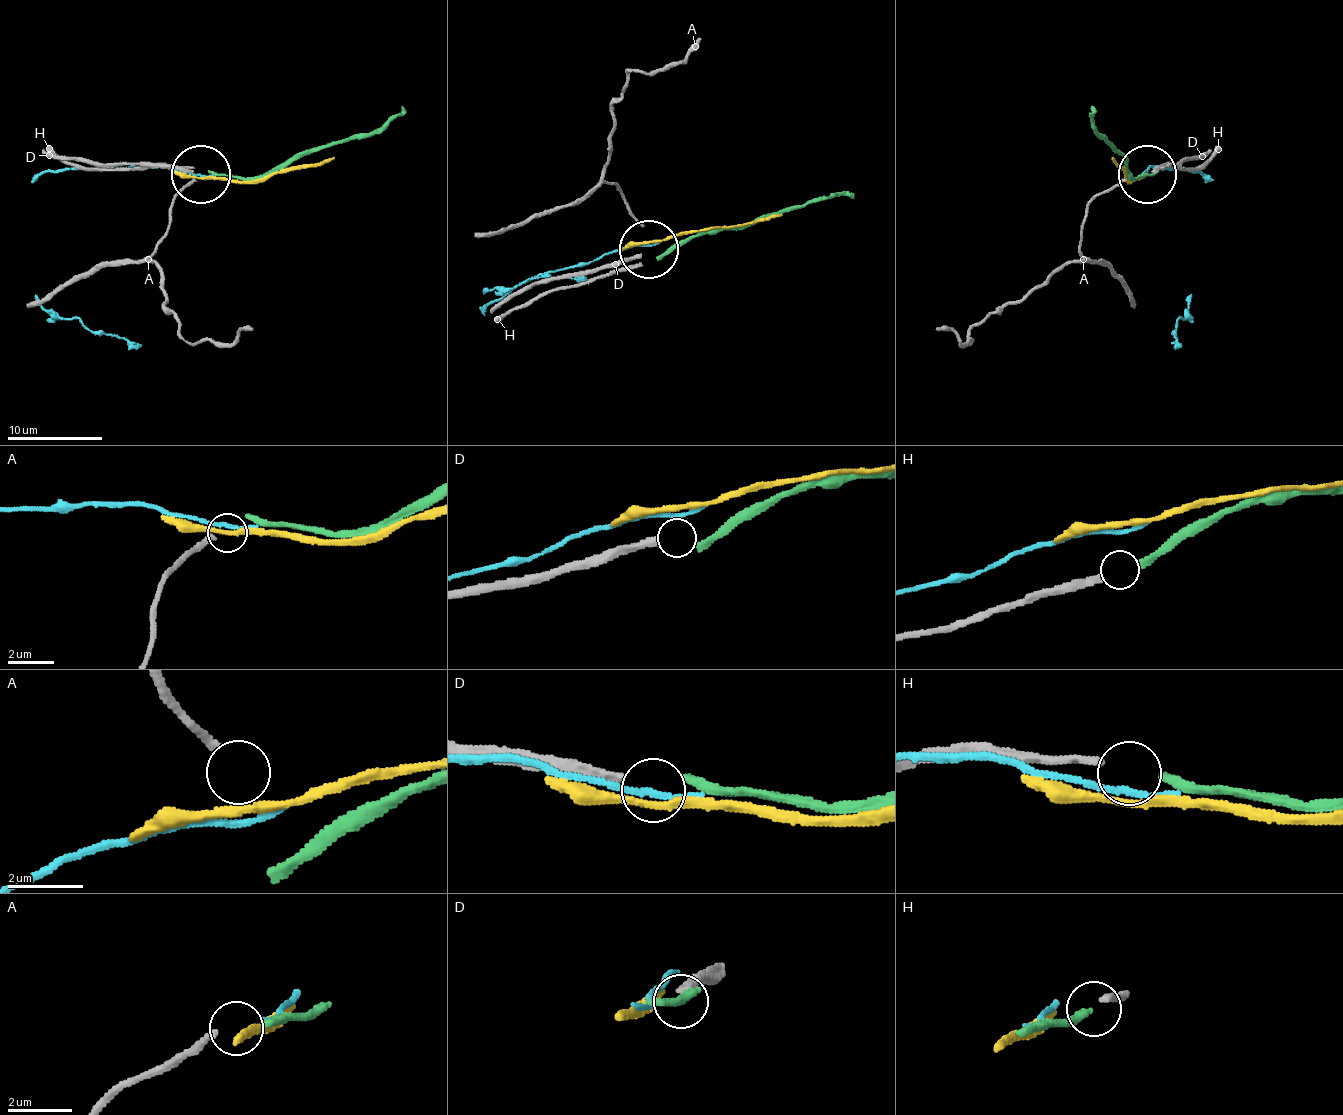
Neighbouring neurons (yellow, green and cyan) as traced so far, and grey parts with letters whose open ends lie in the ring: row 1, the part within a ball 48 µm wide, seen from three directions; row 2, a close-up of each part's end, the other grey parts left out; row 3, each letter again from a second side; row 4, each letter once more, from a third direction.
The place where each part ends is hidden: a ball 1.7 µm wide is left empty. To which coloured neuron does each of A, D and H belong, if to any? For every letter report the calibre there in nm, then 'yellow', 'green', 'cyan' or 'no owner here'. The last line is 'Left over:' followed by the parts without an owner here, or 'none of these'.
A: 200 nm | no owner here
D: 280 nm | no owner here
H: 240 nm | green
Left over: A, D

